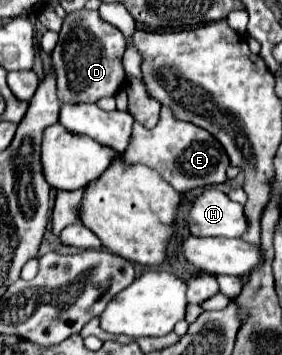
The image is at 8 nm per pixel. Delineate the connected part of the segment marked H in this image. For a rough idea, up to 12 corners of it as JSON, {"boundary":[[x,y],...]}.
{"boundary":[[210,187],[188,213],[196,237],[240,237],[240,203]]}

